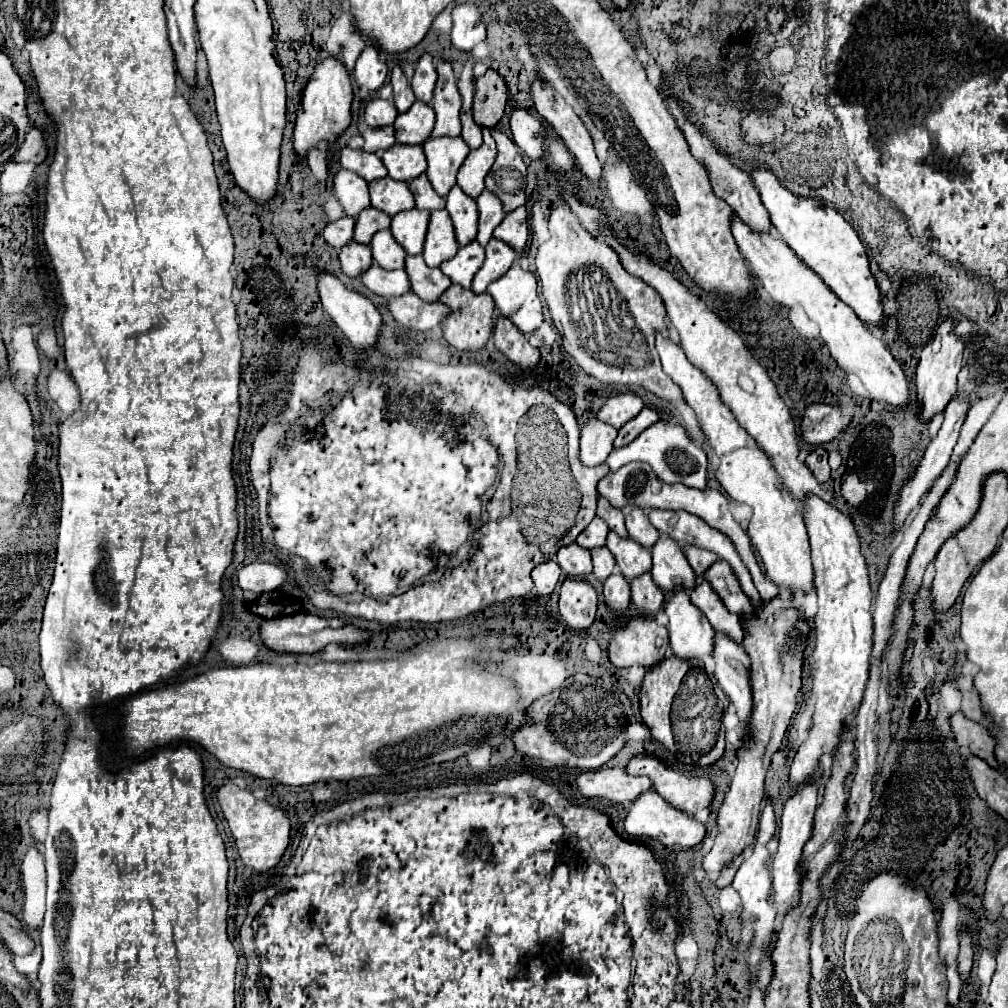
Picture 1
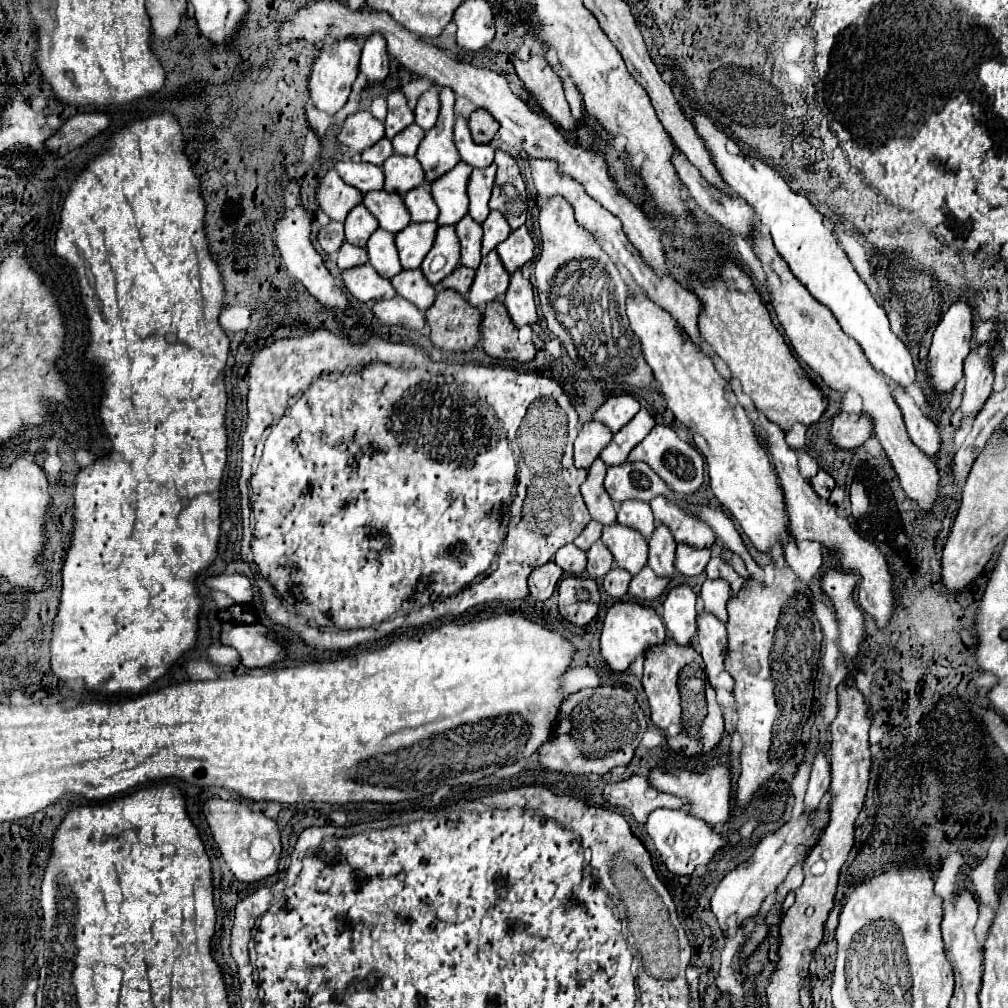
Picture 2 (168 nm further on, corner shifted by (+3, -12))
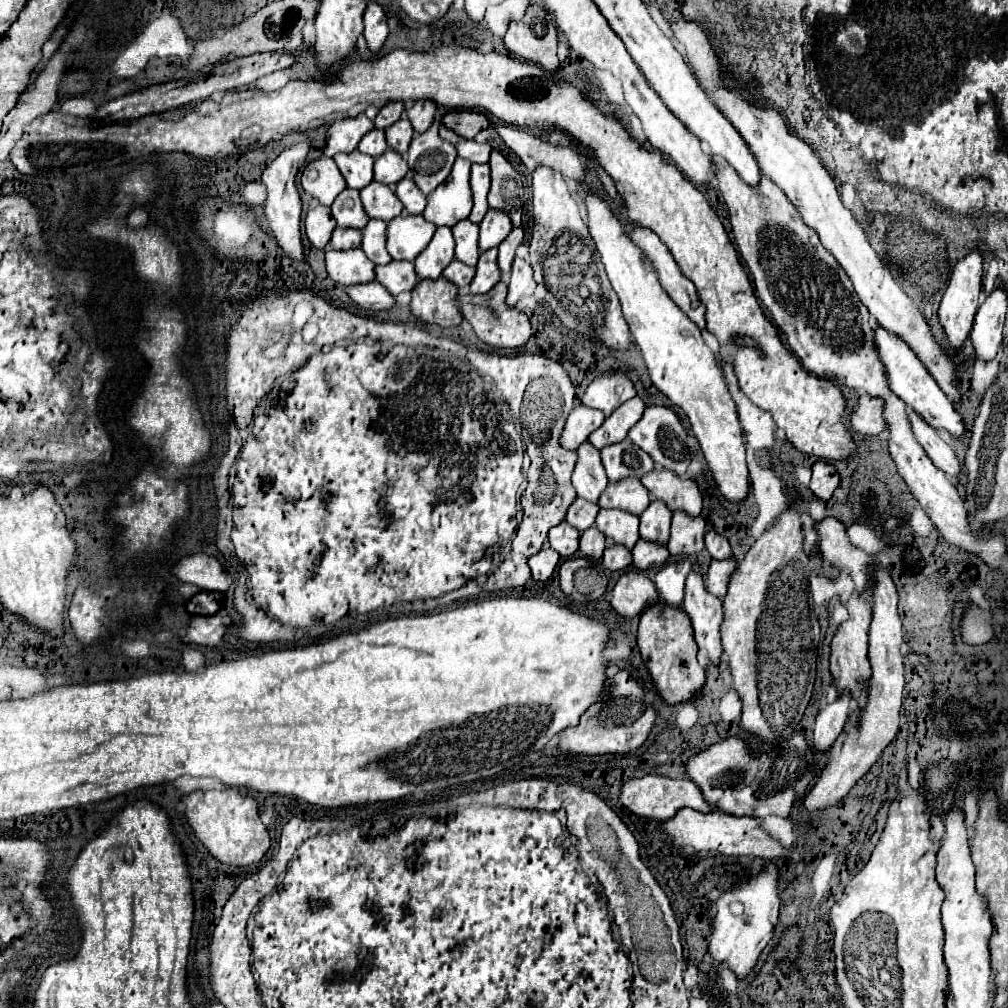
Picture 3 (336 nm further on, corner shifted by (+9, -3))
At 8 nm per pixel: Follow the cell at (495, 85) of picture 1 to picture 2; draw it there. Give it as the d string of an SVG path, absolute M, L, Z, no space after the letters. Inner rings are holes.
M475 110L469 116L469 130L471 130L471 136L473 136L475 142L487 144L497 134L499 122L487 110Z

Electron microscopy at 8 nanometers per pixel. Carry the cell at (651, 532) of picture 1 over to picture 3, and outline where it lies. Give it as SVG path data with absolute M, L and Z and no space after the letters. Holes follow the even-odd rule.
M621 479L609 483L601 493L599 507L603 509L623 509L633 515L641 515L649 505L649 491L645 491L639 479Z

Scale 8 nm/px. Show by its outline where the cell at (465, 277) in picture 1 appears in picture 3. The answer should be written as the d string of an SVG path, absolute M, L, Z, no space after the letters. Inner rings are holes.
M453 259L453 261L445 267L443 277L449 279L451 283L455 283L457 287L467 287L467 285L473 281L473 277L475 277L475 267L469 267L469 265Z

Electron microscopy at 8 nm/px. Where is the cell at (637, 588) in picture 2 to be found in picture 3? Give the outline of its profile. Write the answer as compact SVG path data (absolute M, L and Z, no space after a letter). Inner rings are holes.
M639 539L631 553L633 553L633 567L635 567L637 571L659 569L659 567L665 565L667 559L669 559L669 551L667 551L665 545L649 543L649 541L645 541L645 539Z

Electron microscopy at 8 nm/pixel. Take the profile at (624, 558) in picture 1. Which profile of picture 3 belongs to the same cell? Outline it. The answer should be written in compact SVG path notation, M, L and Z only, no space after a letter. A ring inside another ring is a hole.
M601 509L595 525L615 543L631 549L639 541L639 517L621 509Z

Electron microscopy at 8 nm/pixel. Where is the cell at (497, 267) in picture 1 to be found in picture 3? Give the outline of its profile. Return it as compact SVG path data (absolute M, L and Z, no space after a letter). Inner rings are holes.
M489 249L481 253L477 263L477 275L471 283L471 293L487 293L501 281L501 271L497 267L497 249Z

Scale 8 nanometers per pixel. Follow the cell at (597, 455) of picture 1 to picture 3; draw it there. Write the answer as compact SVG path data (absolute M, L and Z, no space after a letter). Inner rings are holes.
M575 405L573 411L567 417L565 429L561 433L561 447L565 449L577 449L583 441L587 441L587 437L601 427L601 423L605 421L603 411L597 409L589 409L585 405Z

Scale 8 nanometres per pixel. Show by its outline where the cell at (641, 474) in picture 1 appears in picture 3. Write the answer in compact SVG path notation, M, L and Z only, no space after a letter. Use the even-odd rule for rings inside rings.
M629 437L615 445L603 447L601 459L609 481L619 481L623 477L641 479L643 473L653 469L653 459L645 451L641 451L635 443L631 443Z

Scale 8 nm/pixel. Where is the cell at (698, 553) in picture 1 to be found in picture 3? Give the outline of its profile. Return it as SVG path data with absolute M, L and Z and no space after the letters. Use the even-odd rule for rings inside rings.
M675 511L667 549L673 557L697 555L703 549L703 535L705 521L701 517L691 517L685 515L685 511Z

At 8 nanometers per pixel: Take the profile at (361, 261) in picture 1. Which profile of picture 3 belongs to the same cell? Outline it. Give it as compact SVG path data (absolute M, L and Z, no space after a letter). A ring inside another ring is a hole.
M335 227L333 231L333 237L331 237L331 243L329 243L333 249L353 249L353 247L359 247L361 245L361 229L341 229L341 227Z

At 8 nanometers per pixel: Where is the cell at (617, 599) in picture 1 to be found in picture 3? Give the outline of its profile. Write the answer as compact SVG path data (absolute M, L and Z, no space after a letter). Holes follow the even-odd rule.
M611 545L603 553L603 565L609 571L623 571L625 567L631 565L631 561L633 561L631 551L627 547L621 547L621 545Z

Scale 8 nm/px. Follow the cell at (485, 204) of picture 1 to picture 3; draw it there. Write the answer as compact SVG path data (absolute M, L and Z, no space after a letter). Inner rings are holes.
M489 209L485 219L481 221L481 233L479 233L479 249L487 251L493 247L499 247L501 241L505 241L505 237L509 235L509 231L513 229L509 215Z

